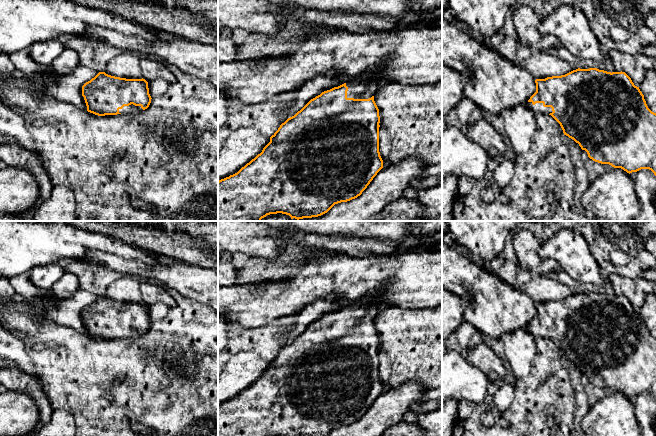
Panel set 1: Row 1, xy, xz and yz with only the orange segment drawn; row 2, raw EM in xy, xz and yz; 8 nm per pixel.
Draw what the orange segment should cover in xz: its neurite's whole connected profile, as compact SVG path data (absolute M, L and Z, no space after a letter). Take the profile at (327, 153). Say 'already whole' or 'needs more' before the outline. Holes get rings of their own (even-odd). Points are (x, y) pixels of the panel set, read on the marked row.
needs more; M378 77L356 79L338 87L322 92L311 99L294 116L288 118L280 125L278 130L270 137L270 142L262 152L242 167L237 173L218 181L218 221L261 221L270 214L282 213L291 219L318 217L327 213L335 204L347 202L357 198L367 188L377 173L383 168L383 160L379 152L379 109L374 101L374 95L379 90Z

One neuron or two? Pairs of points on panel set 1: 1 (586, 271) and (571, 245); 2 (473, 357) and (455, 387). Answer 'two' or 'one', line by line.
1: one
2: two

